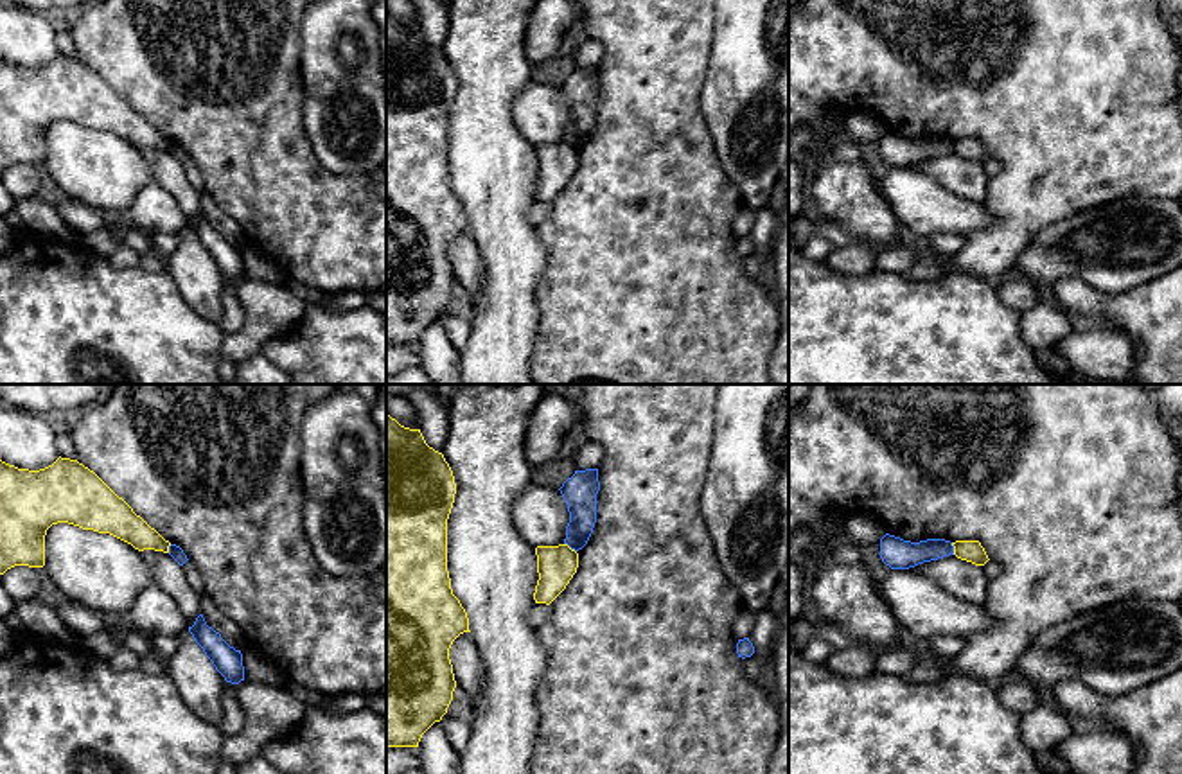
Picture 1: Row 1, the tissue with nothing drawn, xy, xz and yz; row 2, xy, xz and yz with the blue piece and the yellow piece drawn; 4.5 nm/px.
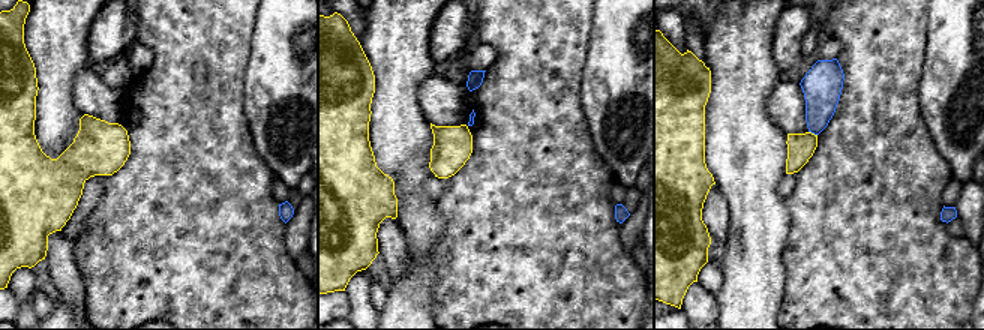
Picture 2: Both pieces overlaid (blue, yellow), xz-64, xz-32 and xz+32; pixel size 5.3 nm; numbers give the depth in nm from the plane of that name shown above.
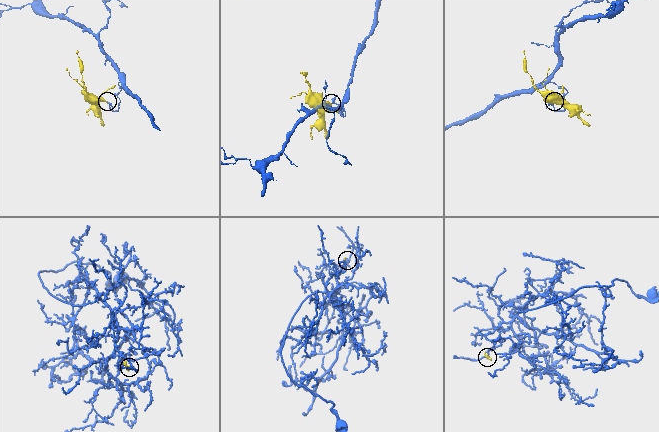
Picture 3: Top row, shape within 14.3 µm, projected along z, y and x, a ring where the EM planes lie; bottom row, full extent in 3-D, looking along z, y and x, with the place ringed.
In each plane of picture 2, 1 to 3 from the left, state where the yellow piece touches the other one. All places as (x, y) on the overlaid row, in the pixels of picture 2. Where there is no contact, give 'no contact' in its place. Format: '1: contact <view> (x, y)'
1: no contact
2: no contact
3: contact xz+32 (813, 132)

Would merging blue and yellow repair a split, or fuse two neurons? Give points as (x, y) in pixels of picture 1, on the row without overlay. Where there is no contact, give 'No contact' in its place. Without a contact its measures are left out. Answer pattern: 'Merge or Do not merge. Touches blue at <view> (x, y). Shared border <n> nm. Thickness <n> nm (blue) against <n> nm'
Do not merge. Touches blue at xz (570, 144). Shared border 70 nm. Thickness 150 nm (blue) against 180 nm

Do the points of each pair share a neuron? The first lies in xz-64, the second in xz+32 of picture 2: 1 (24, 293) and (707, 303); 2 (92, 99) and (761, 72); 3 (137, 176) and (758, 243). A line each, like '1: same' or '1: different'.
1: same
2: different
3: different

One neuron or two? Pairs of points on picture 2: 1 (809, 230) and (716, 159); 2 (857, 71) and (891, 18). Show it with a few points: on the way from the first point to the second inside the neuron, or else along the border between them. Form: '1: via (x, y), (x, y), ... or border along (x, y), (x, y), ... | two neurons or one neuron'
1: border along (785, 197), (789, 215), (789, 234), (782, 251) | two neurons
2: via (870, 57), (872, 50), (884, 38), (884, 32) | one neuron

